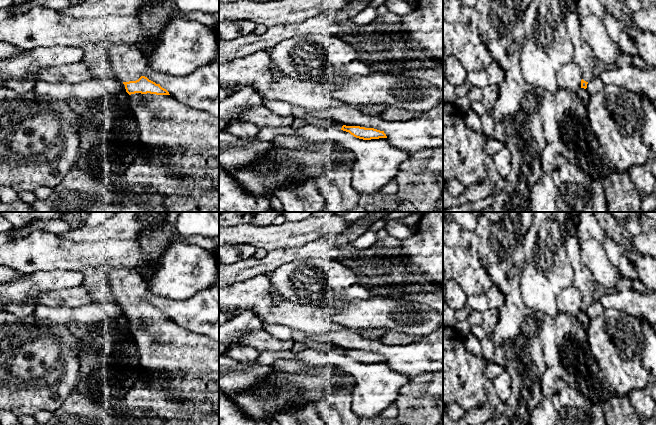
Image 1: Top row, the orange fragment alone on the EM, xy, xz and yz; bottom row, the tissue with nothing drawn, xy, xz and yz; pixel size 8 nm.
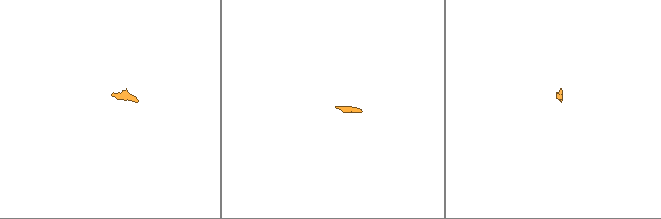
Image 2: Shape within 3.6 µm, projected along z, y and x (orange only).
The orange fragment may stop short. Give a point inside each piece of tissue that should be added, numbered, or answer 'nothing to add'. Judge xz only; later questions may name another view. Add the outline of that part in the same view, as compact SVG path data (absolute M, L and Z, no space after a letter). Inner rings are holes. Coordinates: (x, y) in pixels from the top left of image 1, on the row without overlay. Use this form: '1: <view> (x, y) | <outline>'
nothing to add

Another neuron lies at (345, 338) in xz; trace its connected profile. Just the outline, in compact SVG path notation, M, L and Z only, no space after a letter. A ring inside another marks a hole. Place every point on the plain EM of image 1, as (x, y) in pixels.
M345 327L307 337L319 343L331 343L346 350L383 355L390 367L410 376L443 370L443 329L407 345L387 345L380 339L363 338L360 332Z

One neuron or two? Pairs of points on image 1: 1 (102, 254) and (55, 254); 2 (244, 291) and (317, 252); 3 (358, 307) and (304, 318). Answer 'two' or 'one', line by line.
1: one
2: two
3: two

